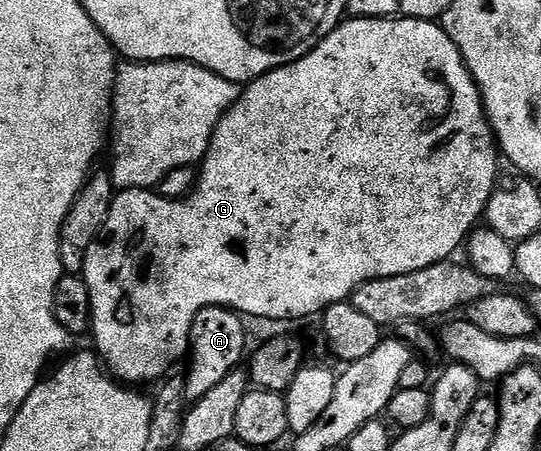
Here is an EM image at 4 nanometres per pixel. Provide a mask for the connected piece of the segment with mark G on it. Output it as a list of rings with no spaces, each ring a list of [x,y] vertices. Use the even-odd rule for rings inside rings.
[[[345,18],[313,51],[306,53],[306,57],[302,57],[290,65],[279,67],[262,77],[252,80],[241,90],[236,104],[224,114],[222,121],[218,121],[218,125],[214,129],[214,137],[210,141],[210,149],[204,154],[203,160],[199,164],[195,186],[184,198],[167,199],[166,196],[162,196],[152,189],[146,191],[130,189],[129,191],[119,192],[112,198],[110,217],[106,217],[106,225],[102,225],[100,235],[94,241],[94,245],[90,245],[90,253],[86,253],[86,265],[82,272],[84,284],[88,287],[90,336],[92,335],[93,341],[96,342],[96,347],[94,346],[95,354],[102,360],[103,366],[121,384],[140,385],[136,383],[152,382],[152,384],[155,384],[157,381],[163,380],[173,370],[171,367],[179,359],[181,362],[187,356],[190,329],[194,325],[194,317],[203,307],[226,307],[241,316],[249,317],[248,315],[253,315],[256,319],[304,319],[307,315],[319,316],[327,307],[332,307],[336,303],[351,300],[352,294],[366,281],[374,281],[382,277],[398,277],[402,273],[418,273],[418,269],[426,269],[435,263],[451,260],[455,256],[452,254],[459,247],[461,250],[465,246],[468,236],[472,234],[474,228],[481,222],[484,206],[490,201],[493,191],[498,186],[496,155],[498,159],[498,144],[496,136],[492,134],[492,124],[488,122],[488,117],[484,110],[484,100],[480,98],[480,90],[477,89],[476,82],[473,81],[472,74],[469,73],[468,66],[466,66],[464,58],[460,55],[460,50],[456,48],[454,41],[446,34],[439,22],[427,19]]]

